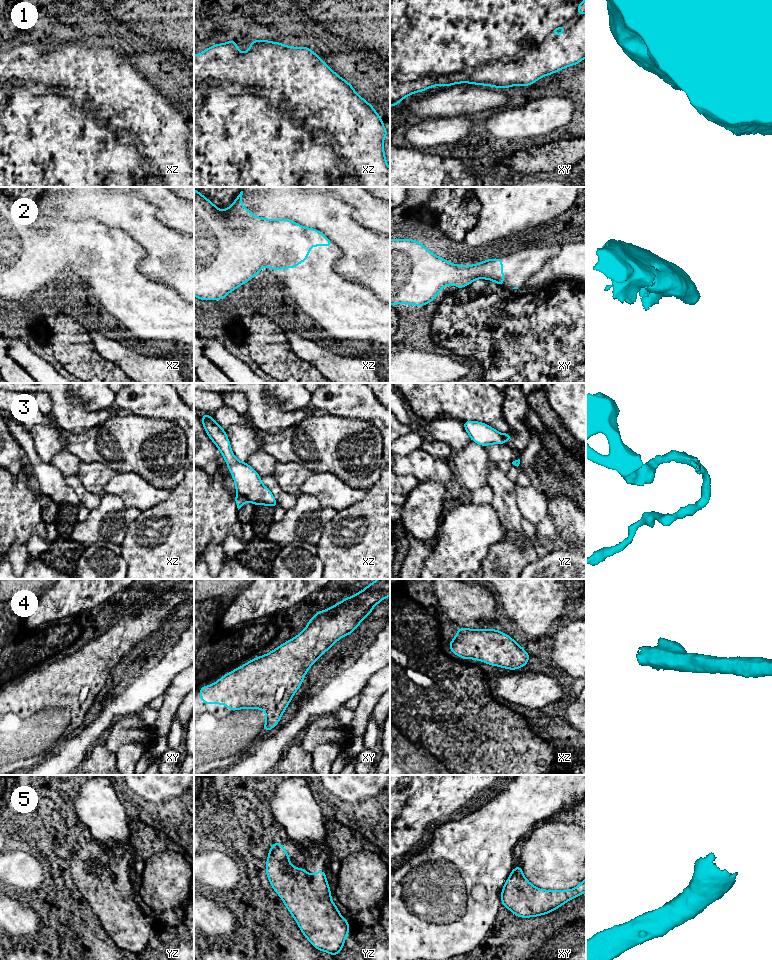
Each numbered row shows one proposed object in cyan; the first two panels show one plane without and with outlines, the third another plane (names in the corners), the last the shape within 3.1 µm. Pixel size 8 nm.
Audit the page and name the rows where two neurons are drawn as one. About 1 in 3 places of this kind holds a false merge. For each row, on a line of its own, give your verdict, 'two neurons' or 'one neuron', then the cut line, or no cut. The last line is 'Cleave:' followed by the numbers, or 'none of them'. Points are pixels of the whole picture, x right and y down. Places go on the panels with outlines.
1: one neuron; no cut
2: one neuron; no cut
3: two neurons; cut in xz along (237, 493), (248, 499)
4: one neuron; no cut
5: one neuron; no cut
Cleave: 3

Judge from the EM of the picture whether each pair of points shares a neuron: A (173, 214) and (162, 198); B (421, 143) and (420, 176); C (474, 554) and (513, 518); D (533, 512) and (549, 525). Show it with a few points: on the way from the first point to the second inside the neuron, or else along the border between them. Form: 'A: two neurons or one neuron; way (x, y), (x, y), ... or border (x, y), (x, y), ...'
A: one neuron; way (172, 210), (166, 202)
B: two neurons; border (409, 145), (422, 150)
C: two neurons; border (492, 506), (508, 535), (496, 541), (490, 547)
D: two neurons; border (547, 513), (536, 526)

